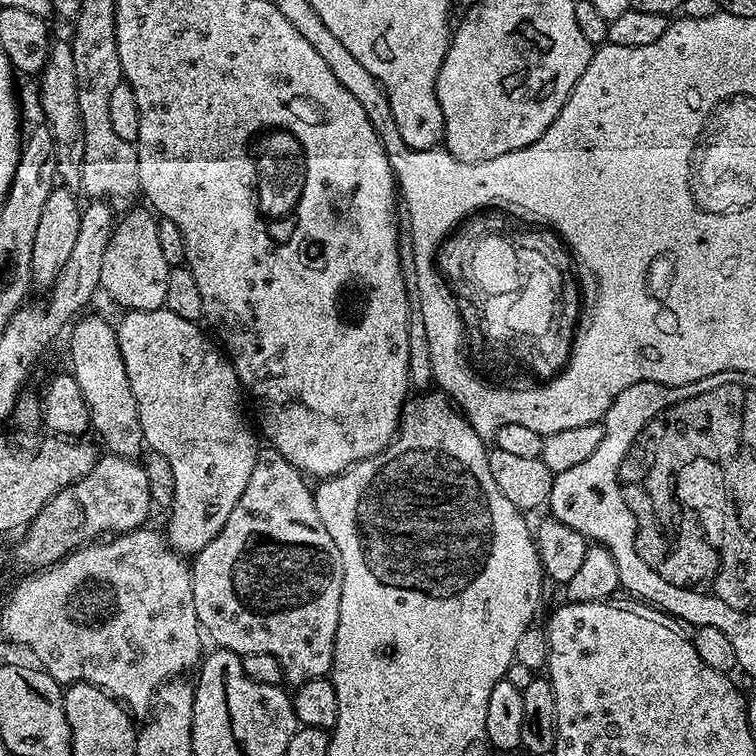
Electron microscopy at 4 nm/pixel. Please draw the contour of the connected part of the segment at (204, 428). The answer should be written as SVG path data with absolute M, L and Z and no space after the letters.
M165 307L149 312L125 311L123 316L124 321L118 324L116 328L116 337L118 338L118 346L122 350L122 362L126 366L126 378L130 378L130 390L134 390L134 398L138 402L138 414L142 418L144 442L151 451L162 454L162 458L166 458L166 462L170 462L170 466L174 469L174 502L167 513L169 516L166 539L168 545L175 552L195 554L203 550L220 533L222 526L226 526L226 518L230 518L230 510L234 510L234 506L238 506L238 498L242 498L242 490L246 490L246 482L250 482L250 474L254 474L258 455L257 433L254 428L254 433L252 433L251 426L244 421L244 408L240 405L240 396L242 397L240 379L232 368L231 360L211 339L208 341L204 337L204 332L200 329L201 325L197 321L178 318L178 314L174 314Z

